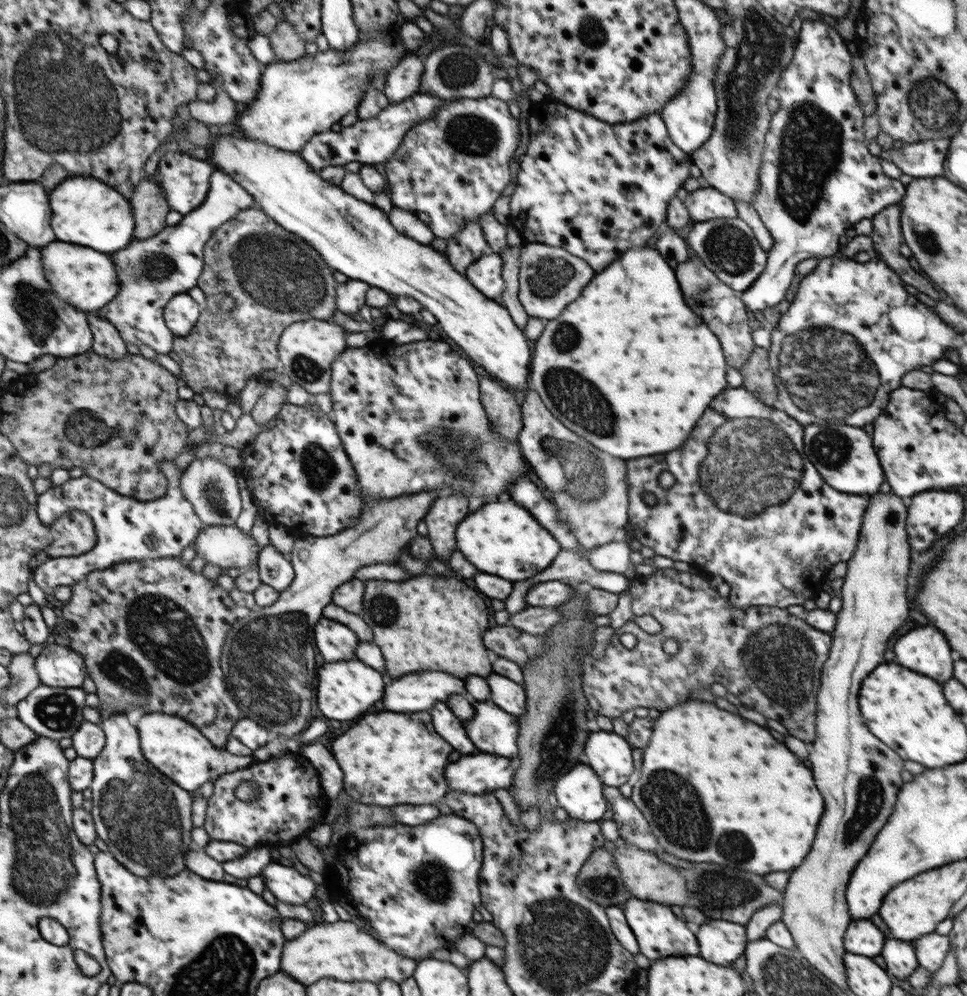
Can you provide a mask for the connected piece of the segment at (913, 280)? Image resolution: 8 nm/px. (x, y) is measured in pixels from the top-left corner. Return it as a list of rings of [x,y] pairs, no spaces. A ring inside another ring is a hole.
[[[901,202],[890,206],[874,216],[872,220],[873,252],[880,260],[884,260],[887,266],[898,274],[902,282],[912,284],[920,292],[928,294],[934,300],[940,300],[940,292],[934,288],[930,280],[920,276],[914,268],[910,268],[909,259],[900,253],[903,240],[900,228]]]

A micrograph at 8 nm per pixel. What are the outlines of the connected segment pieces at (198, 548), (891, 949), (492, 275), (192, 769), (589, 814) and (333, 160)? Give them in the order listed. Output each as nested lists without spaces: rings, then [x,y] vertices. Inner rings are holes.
[[[208,526],[203,527],[194,538],[195,554],[203,557],[206,563],[218,565],[220,568],[246,568],[258,562],[258,554],[261,551],[256,539],[251,533],[244,533],[232,526]]]
[[[898,939],[885,940],[879,961],[896,980],[907,980],[919,968],[913,942]]]
[[[488,252],[466,268],[465,278],[484,296],[502,303],[502,293],[505,289],[502,272],[503,264],[500,255]]]
[[[149,713],[140,718],[137,732],[142,736],[141,752],[146,752],[146,760],[156,766],[162,774],[172,778],[180,788],[192,793],[204,782],[216,782],[222,774],[248,768],[256,761],[253,756],[235,756],[219,750],[213,741],[189,721],[168,714]]]
[[[579,762],[556,781],[553,793],[569,817],[583,822],[601,822],[608,810],[603,785],[590,765]]]
[[[418,92],[398,104],[389,104],[386,108],[380,110],[378,116],[374,116],[373,119],[359,119],[353,125],[343,127],[340,132],[330,130],[314,135],[302,147],[302,150],[299,150],[299,153],[304,160],[310,163],[310,167],[317,172],[328,165],[344,166],[352,161],[370,165],[387,161],[392,156],[392,152],[400,146],[406,132],[414,124],[420,124],[422,120],[428,120],[432,114],[436,114],[438,108],[446,106],[451,101],[434,94]]]

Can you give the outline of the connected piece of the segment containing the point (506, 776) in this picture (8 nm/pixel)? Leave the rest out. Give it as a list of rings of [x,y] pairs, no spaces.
[[[480,752],[462,756],[446,768],[448,788],[474,794],[492,794],[497,788],[508,789],[518,764],[514,759]]]

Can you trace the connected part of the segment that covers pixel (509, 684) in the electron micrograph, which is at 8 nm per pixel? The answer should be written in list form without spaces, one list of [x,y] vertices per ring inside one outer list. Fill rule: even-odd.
[[[490,673],[486,678],[491,689],[491,700],[505,712],[519,718],[526,711],[526,696],[523,686],[510,677]]]

